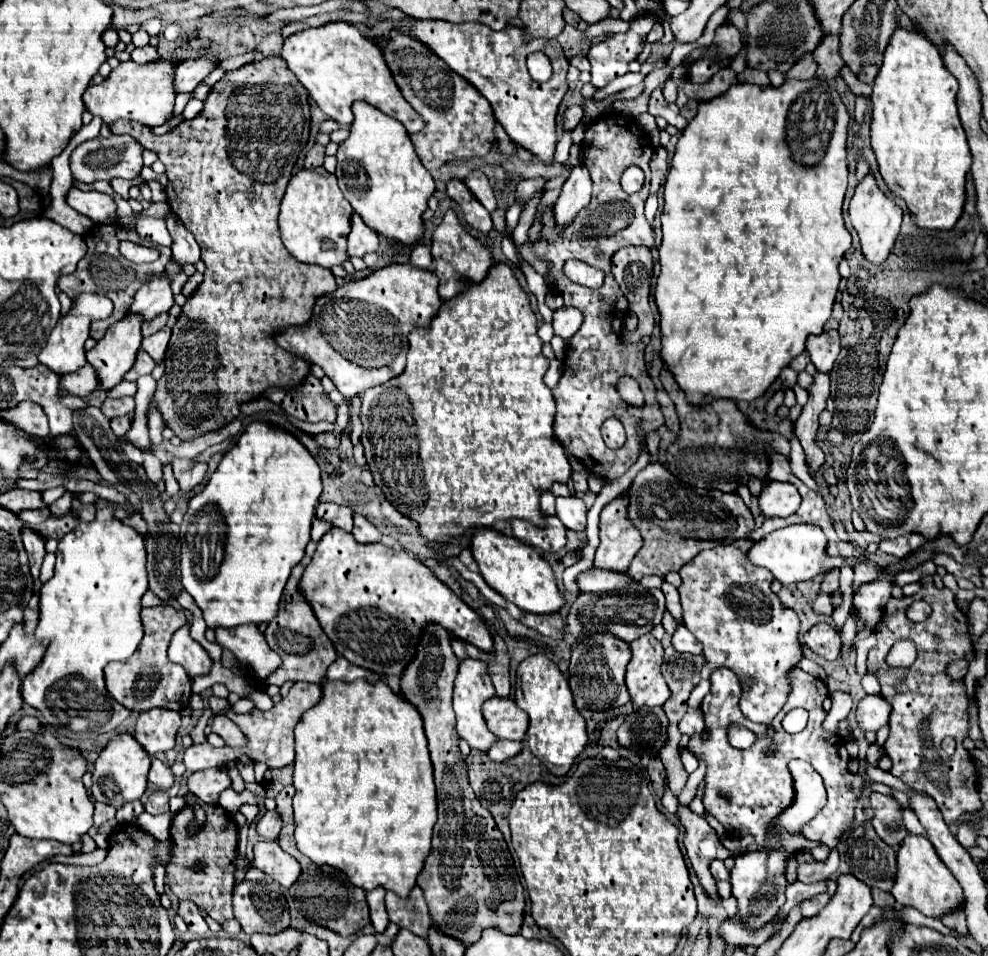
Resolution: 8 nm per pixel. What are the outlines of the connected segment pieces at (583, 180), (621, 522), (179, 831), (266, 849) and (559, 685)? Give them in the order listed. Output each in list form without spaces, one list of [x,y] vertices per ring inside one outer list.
[[[578,165],[572,169],[554,205],[554,215],[556,215],[560,229],[564,229],[564,225],[570,223],[576,217],[576,213],[590,203],[590,195],[592,195],[590,173],[584,165]]]
[[[624,491],[600,513],[600,547],[596,549],[594,567],[628,571],[640,547],[642,537],[632,521],[628,521],[628,491]]]
[[[196,799],[200,807],[206,809],[206,825],[204,829],[190,839],[186,835],[186,825],[194,817],[194,809],[186,805],[170,825],[172,839],[172,859],[166,865],[166,875],[172,893],[178,899],[188,899],[196,903],[202,911],[206,911],[218,923],[232,919],[232,889],[234,889],[234,871],[236,871],[236,849],[238,849],[238,827],[230,819],[230,815],[220,805],[204,805],[204,801]]]
[[[262,841],[254,847],[254,865],[284,887],[292,887],[300,877],[300,863],[284,853],[276,841]]]
[[[532,655],[518,667],[518,693],[516,705],[522,707],[530,717],[528,747],[556,777],[562,777],[574,765],[574,759],[588,745],[586,723],[580,711],[574,707],[572,691],[562,671],[544,655]]]

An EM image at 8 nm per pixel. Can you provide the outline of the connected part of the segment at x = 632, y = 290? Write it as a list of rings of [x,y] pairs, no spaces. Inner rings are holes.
[[[624,247],[612,257],[612,275],[630,303],[630,311],[638,317],[638,329],[626,333],[626,341],[640,343],[644,335],[652,335],[654,315],[648,303],[652,281],[652,257],[646,247]]]

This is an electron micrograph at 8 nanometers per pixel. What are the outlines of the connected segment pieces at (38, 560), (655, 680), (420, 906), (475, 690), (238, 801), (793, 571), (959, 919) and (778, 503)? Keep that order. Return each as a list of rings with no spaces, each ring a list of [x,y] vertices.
[[[24,529],[22,539],[24,539],[24,547],[26,547],[26,551],[28,551],[28,557],[30,557],[30,571],[32,571],[32,577],[34,577],[36,591],[38,591],[38,589],[40,589],[40,581],[38,581],[40,565],[42,565],[42,559],[44,559],[44,555],[46,555],[44,541],[42,541],[42,537],[38,537],[36,533],[32,533],[30,529]]]
[[[650,633],[636,639],[632,645],[632,661],[626,669],[626,685],[634,709],[656,707],[666,703],[670,691],[660,673],[664,649]]]
[[[418,887],[412,889],[408,899],[402,899],[396,893],[388,891],[386,893],[386,909],[388,909],[390,921],[396,923],[398,927],[410,929],[412,933],[418,933],[422,927],[422,937],[428,935],[428,927],[430,927],[428,907],[426,907],[426,901]]]
[[[466,659],[464,663],[460,663],[460,671],[454,683],[454,713],[456,713],[456,731],[458,735],[468,741],[468,745],[472,749],[480,749],[480,751],[488,751],[488,747],[492,747],[492,743],[498,741],[496,735],[492,735],[486,727],[486,721],[482,717],[482,703],[488,701],[490,697],[494,697],[494,687],[490,681],[490,675],[486,671],[486,663],[482,661],[474,661],[474,659]]]
[[[226,789],[224,795],[220,795],[220,801],[218,801],[218,803],[220,803],[222,807],[226,807],[228,811],[236,813],[236,811],[240,809],[240,805],[250,803],[250,795],[248,795],[248,791],[244,791],[244,793],[234,793],[234,789]]]
[[[788,525],[784,529],[772,531],[770,535],[766,535],[766,539],[754,543],[754,547],[748,551],[748,559],[758,567],[770,569],[782,585],[792,585],[800,581],[812,581],[814,577],[842,565],[840,557],[830,557],[826,553],[826,545],[828,545],[828,539],[820,527]]]
[[[950,913],[950,915],[944,915],[944,917],[942,917],[942,923],[944,923],[946,927],[954,929],[954,931],[960,933],[960,935],[968,935],[964,913]]]
[[[772,481],[762,489],[760,507],[766,517],[788,517],[798,511],[800,507],[800,493],[790,483]]]

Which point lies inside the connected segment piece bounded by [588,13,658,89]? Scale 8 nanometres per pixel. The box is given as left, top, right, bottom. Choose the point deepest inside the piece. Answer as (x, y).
(609, 59)

